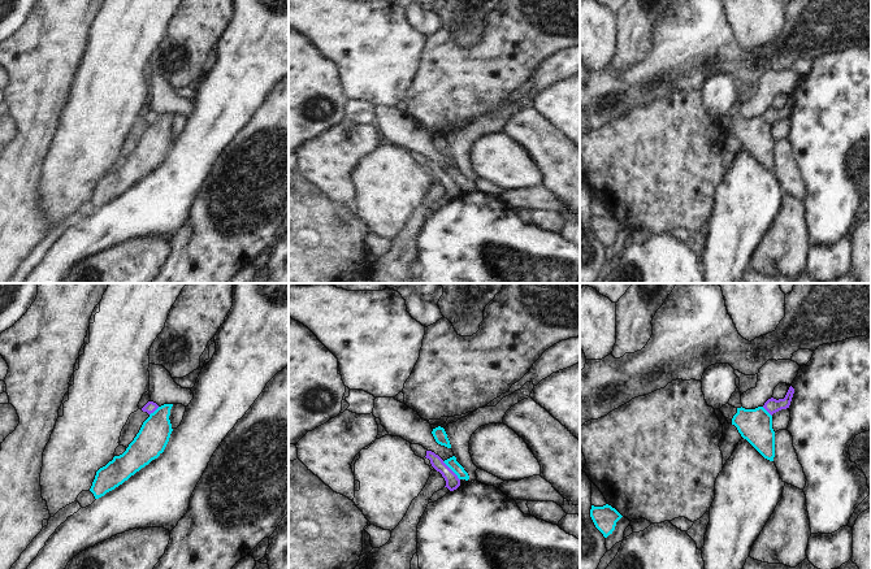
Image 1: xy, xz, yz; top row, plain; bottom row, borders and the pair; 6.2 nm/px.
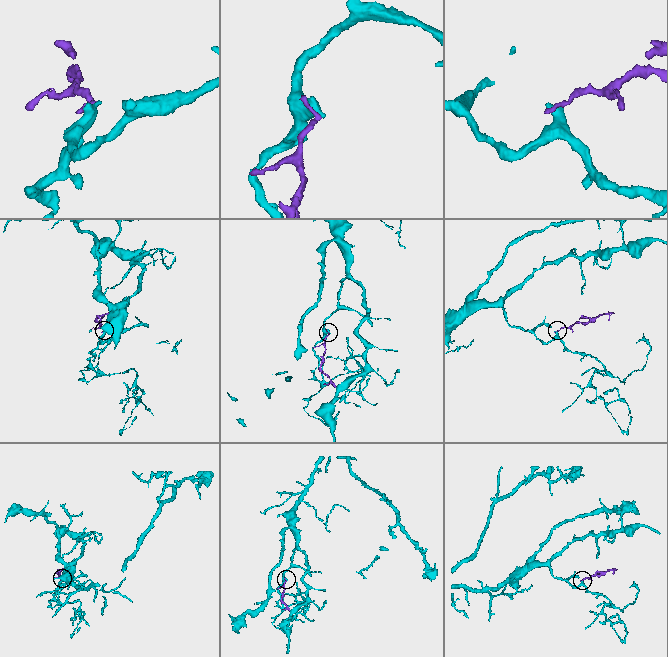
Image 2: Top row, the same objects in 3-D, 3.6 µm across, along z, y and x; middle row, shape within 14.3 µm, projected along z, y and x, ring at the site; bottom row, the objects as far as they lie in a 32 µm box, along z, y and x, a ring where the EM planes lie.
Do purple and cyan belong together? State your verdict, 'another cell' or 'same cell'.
another cell

